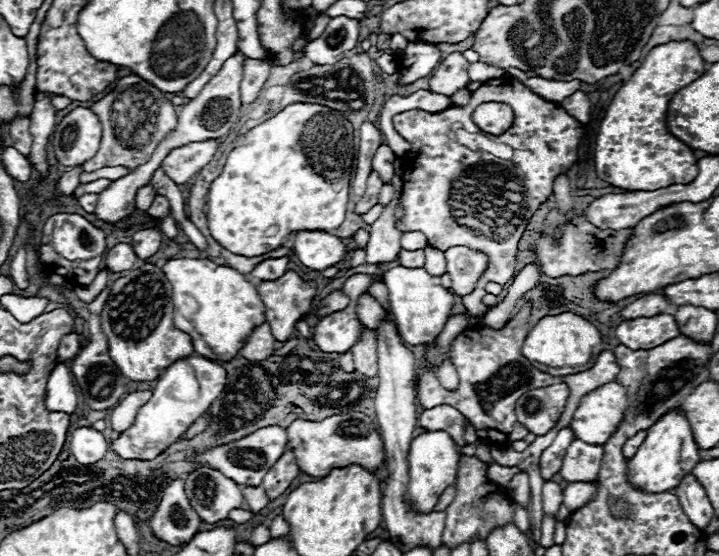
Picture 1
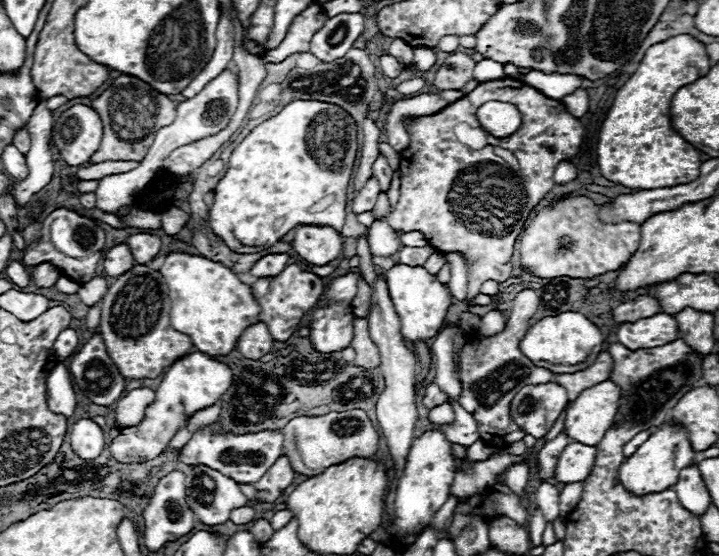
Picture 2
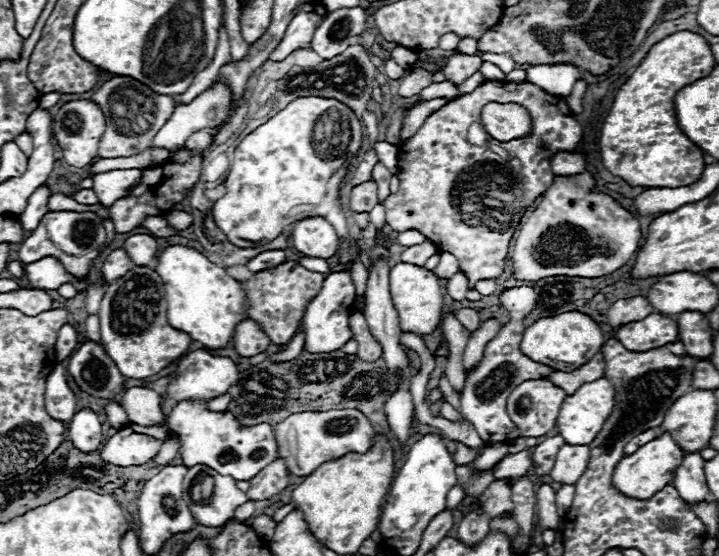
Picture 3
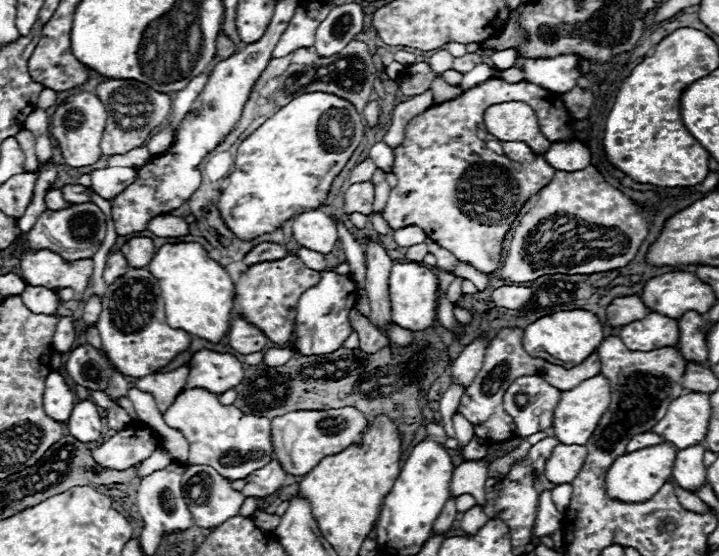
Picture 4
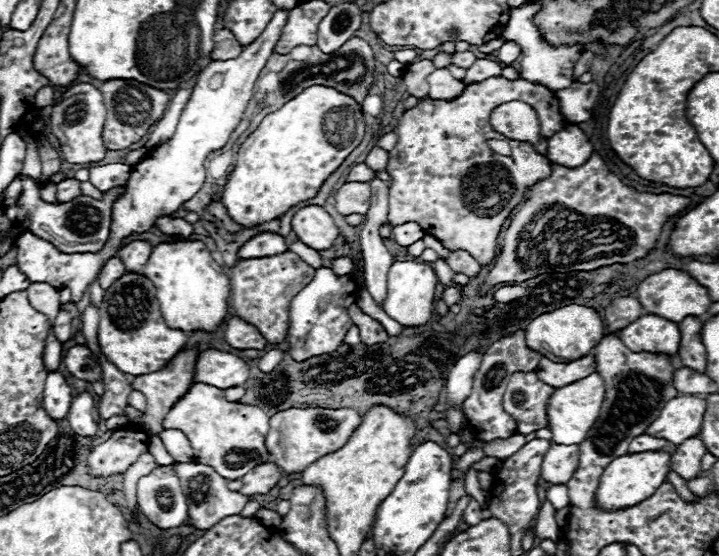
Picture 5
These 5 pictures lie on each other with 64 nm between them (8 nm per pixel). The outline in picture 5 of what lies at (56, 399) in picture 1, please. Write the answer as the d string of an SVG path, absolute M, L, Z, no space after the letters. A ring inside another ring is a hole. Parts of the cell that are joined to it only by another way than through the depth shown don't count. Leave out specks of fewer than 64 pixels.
M50 372L44 384L44 400L42 408L52 420L66 418L72 404L72 388L60 372Z

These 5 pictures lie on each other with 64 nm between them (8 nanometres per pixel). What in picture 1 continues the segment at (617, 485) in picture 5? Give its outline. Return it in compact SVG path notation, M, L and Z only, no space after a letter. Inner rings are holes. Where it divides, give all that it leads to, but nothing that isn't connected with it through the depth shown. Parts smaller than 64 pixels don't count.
M672 410L666 416L662 416L654 426L648 428L648 436L646 436L644 444L628 460L628 464L626 464L628 466L628 482L634 488L640 488L644 492L672 490L700 462L698 452L700 452L700 448L694 442L688 420L684 418L684 414Z

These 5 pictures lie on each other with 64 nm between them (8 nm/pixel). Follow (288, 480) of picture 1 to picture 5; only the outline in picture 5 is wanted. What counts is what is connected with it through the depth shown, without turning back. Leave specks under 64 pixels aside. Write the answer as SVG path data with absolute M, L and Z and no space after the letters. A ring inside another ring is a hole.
M266 462L260 464L258 468L252 468L246 476L242 476L242 488L240 492L246 496L254 496L254 494L268 494L272 490L272 486L278 484L282 470L274 464L274 462Z

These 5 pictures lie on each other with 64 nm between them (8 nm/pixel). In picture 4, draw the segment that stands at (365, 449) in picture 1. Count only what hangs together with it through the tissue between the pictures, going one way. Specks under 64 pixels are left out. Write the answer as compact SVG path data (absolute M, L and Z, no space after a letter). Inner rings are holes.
M338 408L338 410L294 410L272 420L272 444L274 456L288 474L302 476L310 472L324 456L338 454L346 446L360 442L362 430L368 426L368 420L356 408Z

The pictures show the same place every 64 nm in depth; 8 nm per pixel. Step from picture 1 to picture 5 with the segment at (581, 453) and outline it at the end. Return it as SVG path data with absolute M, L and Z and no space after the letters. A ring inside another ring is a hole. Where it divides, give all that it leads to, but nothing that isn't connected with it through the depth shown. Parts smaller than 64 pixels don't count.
M552 444L540 464L540 476L550 484L566 484L578 466L580 450L576 444Z

